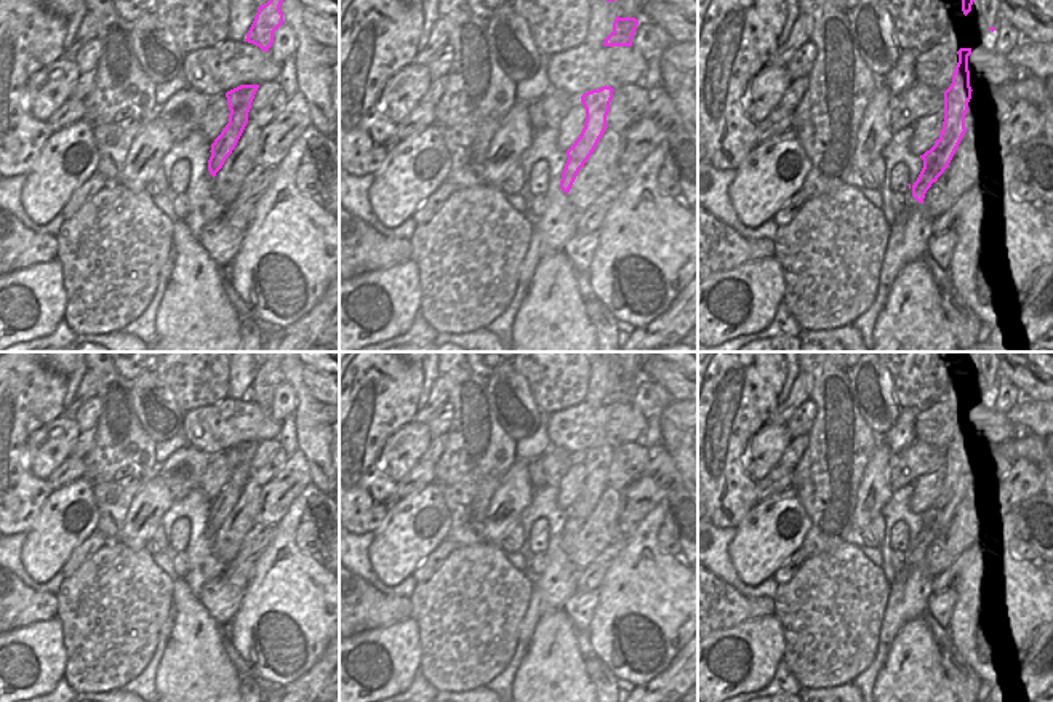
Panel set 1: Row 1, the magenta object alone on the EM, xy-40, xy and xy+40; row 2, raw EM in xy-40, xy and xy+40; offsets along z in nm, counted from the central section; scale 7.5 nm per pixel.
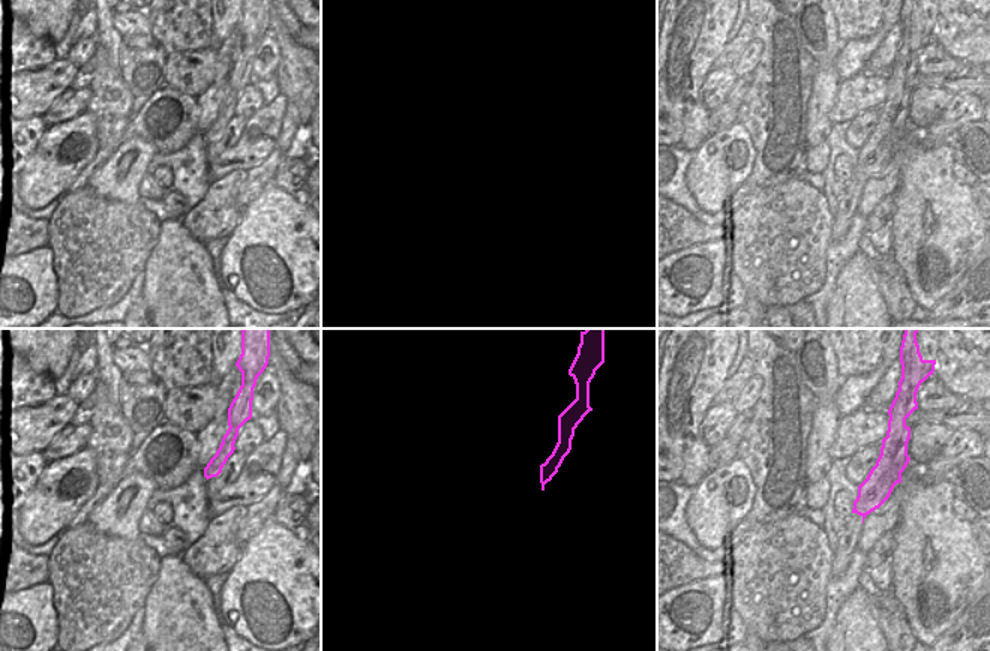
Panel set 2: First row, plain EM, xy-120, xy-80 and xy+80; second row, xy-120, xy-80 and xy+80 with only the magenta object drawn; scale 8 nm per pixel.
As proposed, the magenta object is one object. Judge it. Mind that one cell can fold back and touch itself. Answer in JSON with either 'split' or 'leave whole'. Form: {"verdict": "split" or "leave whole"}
{"verdict": "split"}

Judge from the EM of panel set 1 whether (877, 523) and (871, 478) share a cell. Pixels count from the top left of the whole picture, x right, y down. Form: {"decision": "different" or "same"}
{"decision": "different"}

